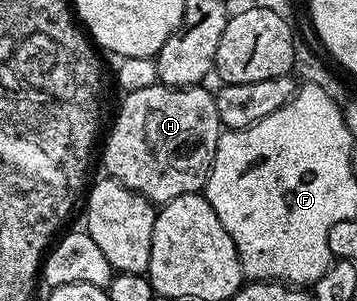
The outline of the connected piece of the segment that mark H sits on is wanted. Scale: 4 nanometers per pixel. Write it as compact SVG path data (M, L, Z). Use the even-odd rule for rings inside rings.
M156 84L153 86L141 88L138 91L131 91L124 95L121 107L117 110L117 123L113 126L113 131L109 134L109 139L105 142L105 170L104 173L108 177L114 178L116 182L122 182L127 188L131 188L135 193L142 194L148 202L154 204L164 204L175 200L179 196L187 196L188 194L196 194L204 191L205 182L209 178L209 173L213 167L215 160L215 152L217 151L217 142L221 139L223 127L219 120L219 108L217 107L217 99L214 91L205 90L204 85L190 86L188 88L178 88L176 86L163 86Z

